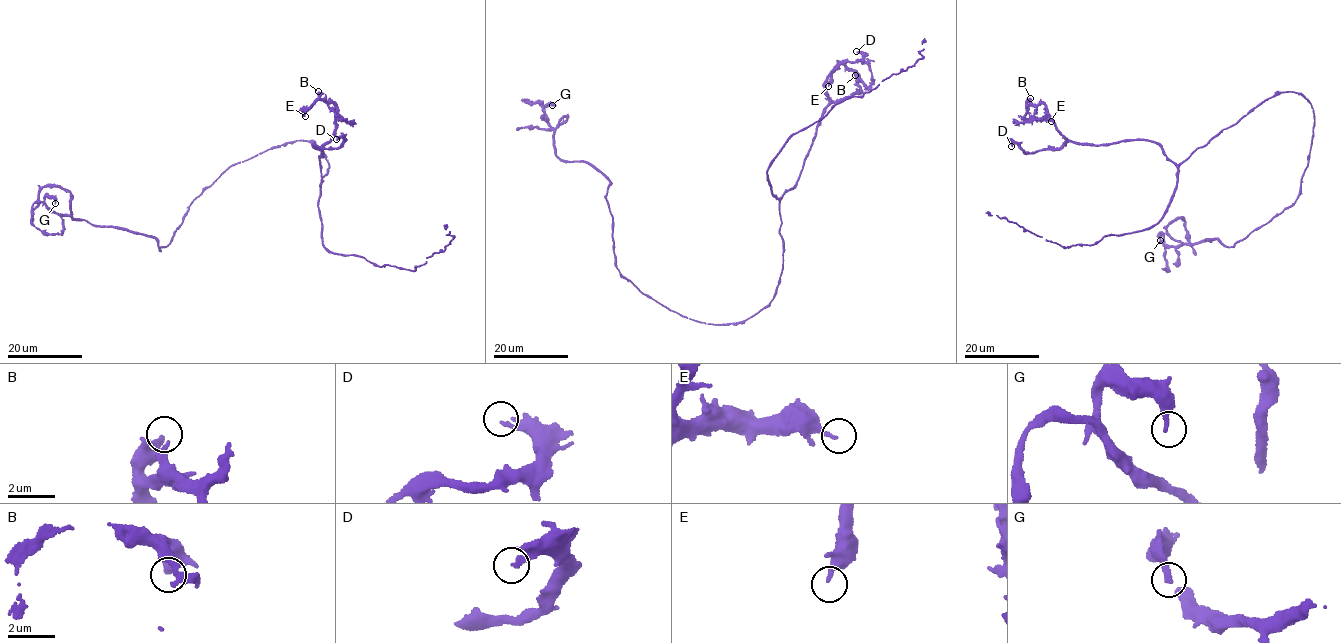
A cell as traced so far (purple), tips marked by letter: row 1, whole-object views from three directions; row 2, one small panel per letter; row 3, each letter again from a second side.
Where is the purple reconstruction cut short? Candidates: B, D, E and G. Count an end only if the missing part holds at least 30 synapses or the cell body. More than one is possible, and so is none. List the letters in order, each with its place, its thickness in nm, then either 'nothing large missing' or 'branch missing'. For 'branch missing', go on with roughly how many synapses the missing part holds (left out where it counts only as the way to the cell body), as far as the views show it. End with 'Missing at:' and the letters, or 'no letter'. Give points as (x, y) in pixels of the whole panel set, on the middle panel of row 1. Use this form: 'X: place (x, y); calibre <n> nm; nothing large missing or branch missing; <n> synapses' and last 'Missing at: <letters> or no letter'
B: place (855, 75); calibre 420 nm; nothing large missing
D: place (856, 51); calibre 120 nm; nothing large missing
E: place (828, 86); calibre 160 nm; nothing large missing
G: place (552, 105); calibre 220 nm; nothing large missing
Missing at: no letter

